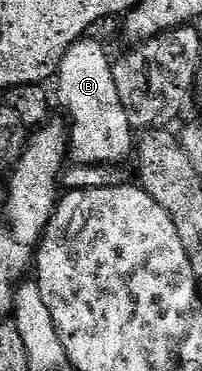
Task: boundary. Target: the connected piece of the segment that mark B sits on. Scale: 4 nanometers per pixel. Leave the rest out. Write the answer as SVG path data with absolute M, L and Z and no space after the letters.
M90 39L77 40L59 61L56 73L56 104L70 115L68 156L76 164L121 165L135 151L136 132L116 91L111 57L106 57L100 41Z

